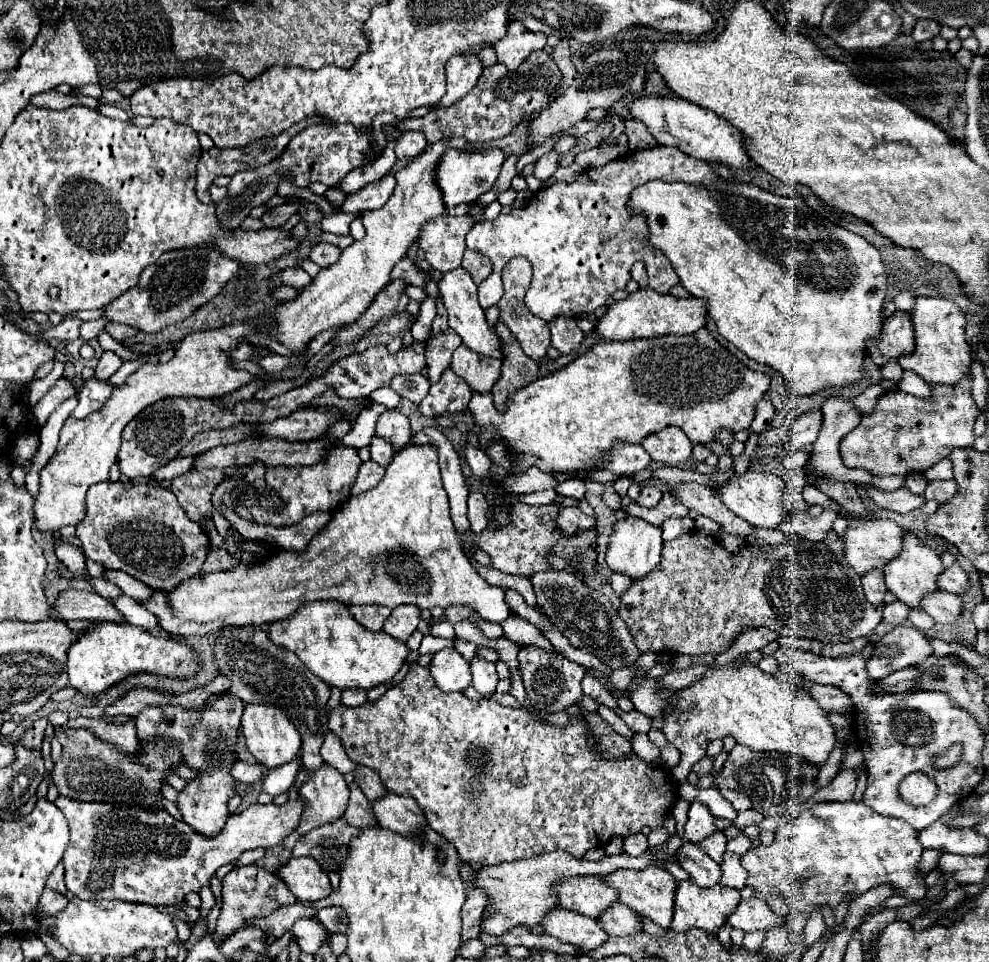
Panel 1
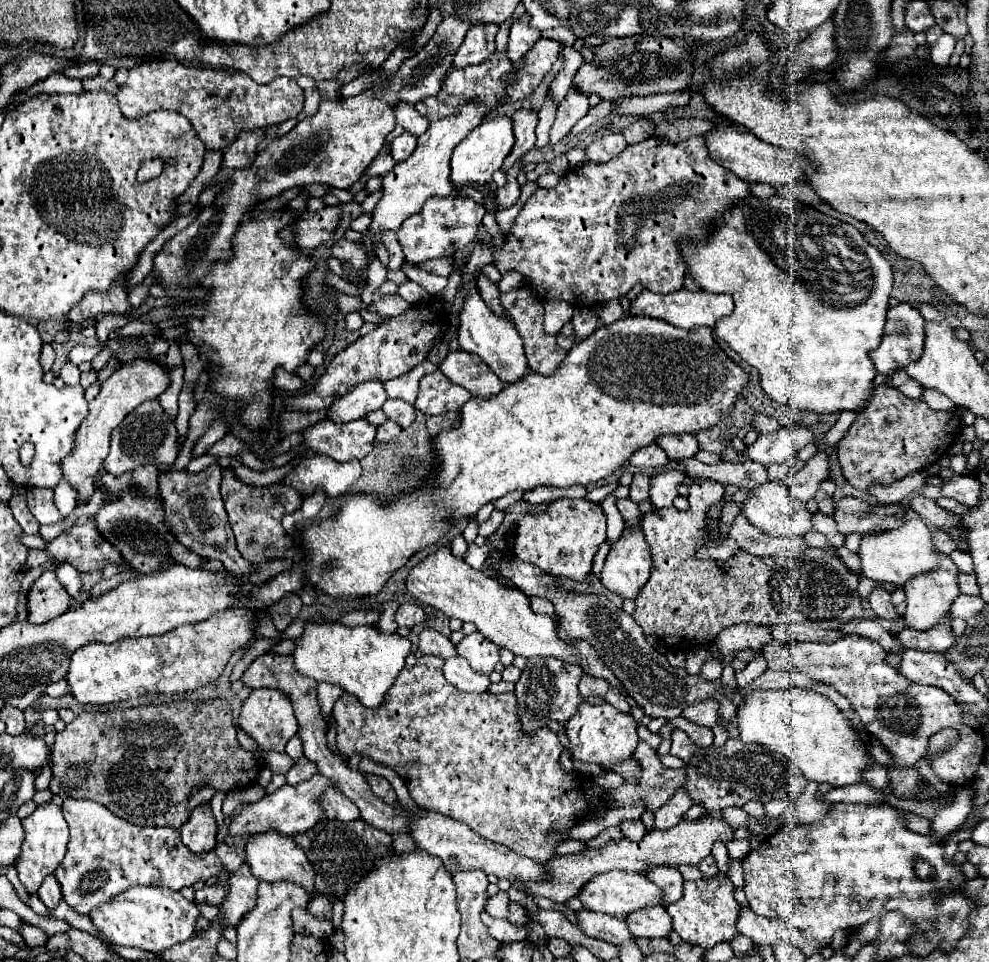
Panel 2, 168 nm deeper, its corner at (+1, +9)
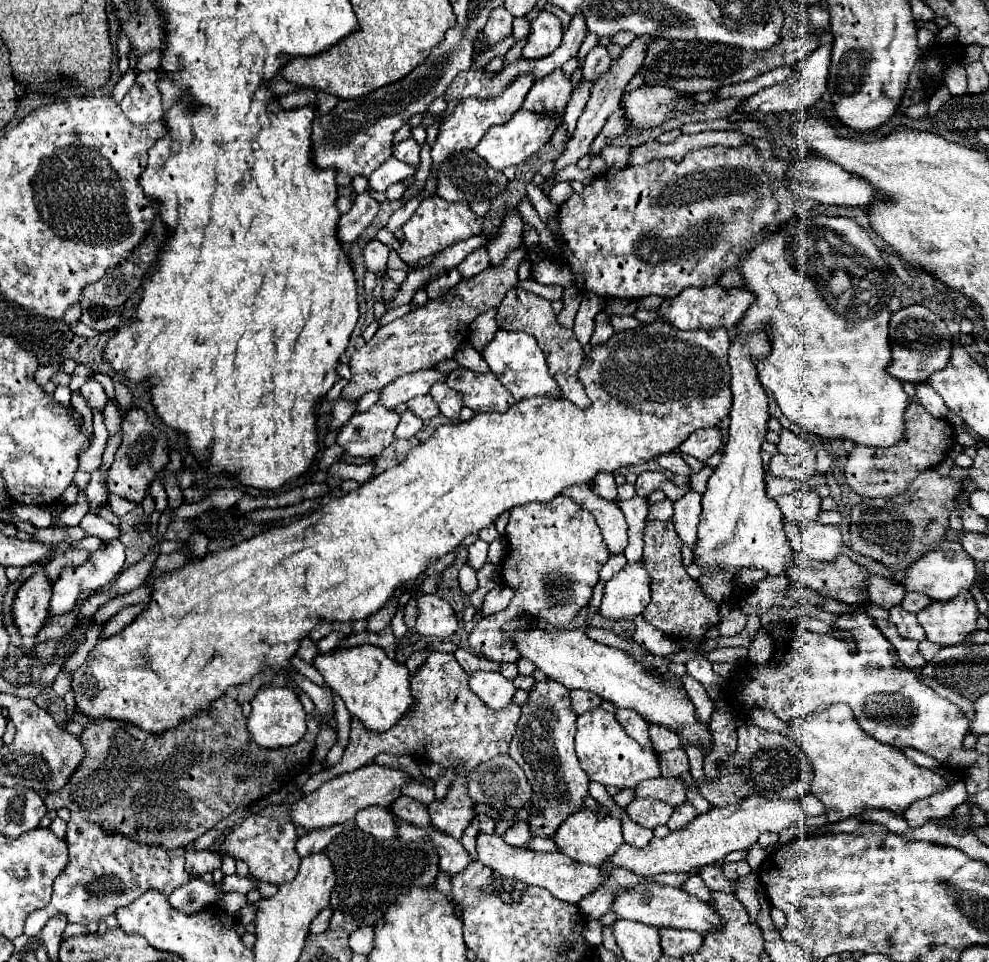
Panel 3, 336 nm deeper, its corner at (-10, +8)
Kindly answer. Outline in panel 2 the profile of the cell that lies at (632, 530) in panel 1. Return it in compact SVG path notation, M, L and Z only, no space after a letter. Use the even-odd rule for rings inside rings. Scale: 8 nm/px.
M645 501L639 505L641 509L641 515L637 519L637 525L625 525L623 529L623 535L617 543L611 545L611 551L605 559L605 565L603 565L603 571L601 571L601 583L621 595L621 597L629 597L629 599L635 599L635 595L639 593L639 589L643 587L643 583L647 583L649 575L651 575L651 549L647 547L647 541L643 539L643 529L641 529L641 523L643 523L643 517L653 509L651 501Z

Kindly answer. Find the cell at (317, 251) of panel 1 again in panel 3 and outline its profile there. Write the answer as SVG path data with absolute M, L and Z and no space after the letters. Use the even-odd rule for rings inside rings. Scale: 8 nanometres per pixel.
M372 240L366 244L364 248L364 260L366 260L366 268L374 274L378 272L386 272L386 260L388 260L388 254L390 254L390 248L384 246L382 242L378 240Z

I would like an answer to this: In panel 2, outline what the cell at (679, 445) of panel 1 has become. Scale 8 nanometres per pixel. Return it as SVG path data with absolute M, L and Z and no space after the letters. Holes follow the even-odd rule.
M683 433L683 435L661 435L657 439L657 445L667 453L669 459L675 459L675 461L695 457L695 453L699 451L695 435L689 435L689 433Z

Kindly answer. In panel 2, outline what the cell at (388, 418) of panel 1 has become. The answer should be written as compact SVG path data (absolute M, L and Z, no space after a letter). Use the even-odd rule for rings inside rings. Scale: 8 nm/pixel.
M387 399L381 407L387 415L387 419L399 423L399 427L409 427L413 421L415 421L415 407L405 403L405 401L399 401L399 399Z

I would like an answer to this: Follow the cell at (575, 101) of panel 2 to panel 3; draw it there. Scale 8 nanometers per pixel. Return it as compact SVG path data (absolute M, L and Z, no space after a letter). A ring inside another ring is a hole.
M596 46L588 52L586 60L584 60L584 68L582 68L582 76L586 80L598 80L600 74L610 68L610 54L606 52L604 46Z

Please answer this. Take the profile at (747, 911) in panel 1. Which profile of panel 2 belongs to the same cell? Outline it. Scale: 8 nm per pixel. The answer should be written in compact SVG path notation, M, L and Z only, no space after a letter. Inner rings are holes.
M741 907L737 919L737 931L747 935L753 943L759 945L775 945L781 939L787 939L785 927L781 919L763 919L763 915L755 915L751 907Z

